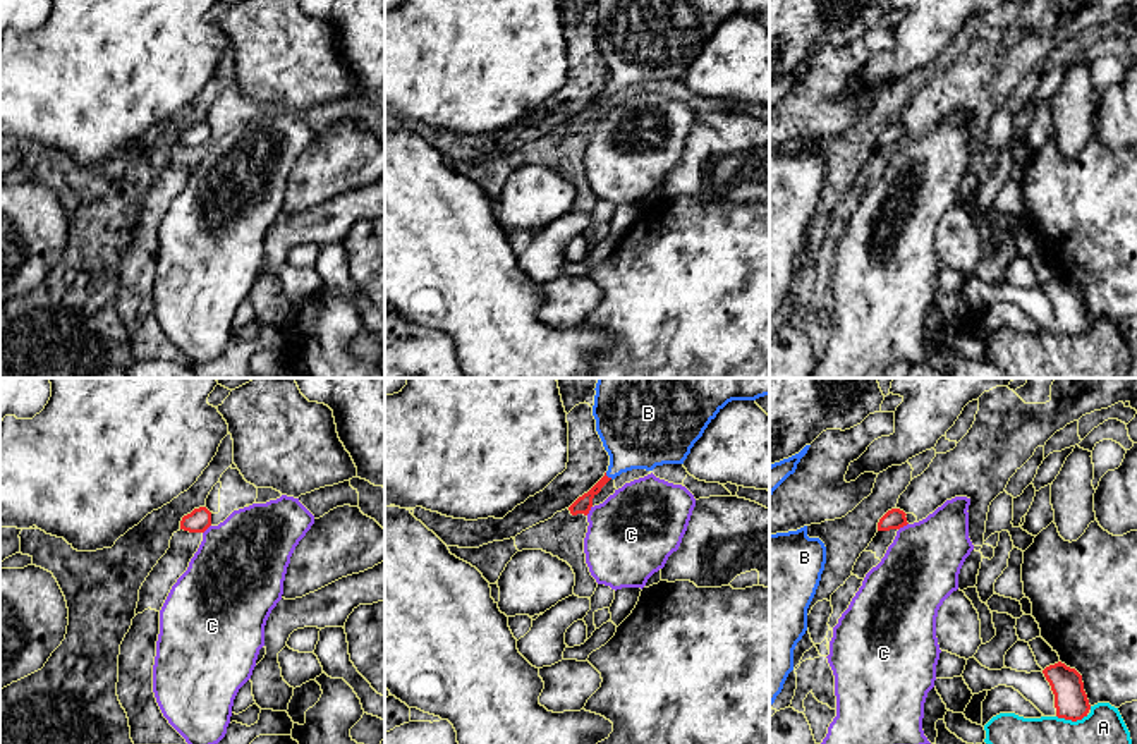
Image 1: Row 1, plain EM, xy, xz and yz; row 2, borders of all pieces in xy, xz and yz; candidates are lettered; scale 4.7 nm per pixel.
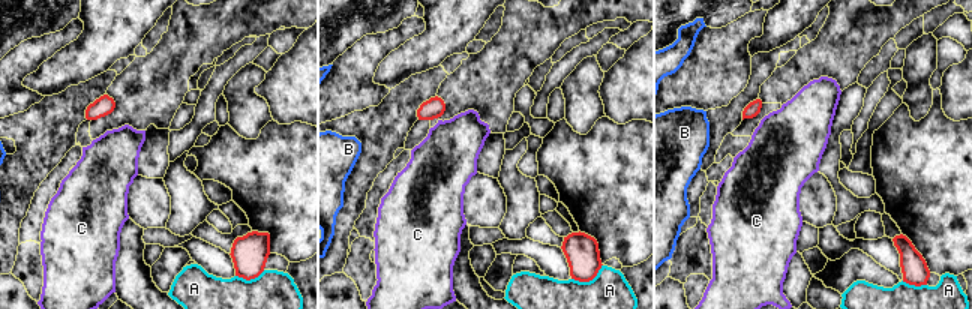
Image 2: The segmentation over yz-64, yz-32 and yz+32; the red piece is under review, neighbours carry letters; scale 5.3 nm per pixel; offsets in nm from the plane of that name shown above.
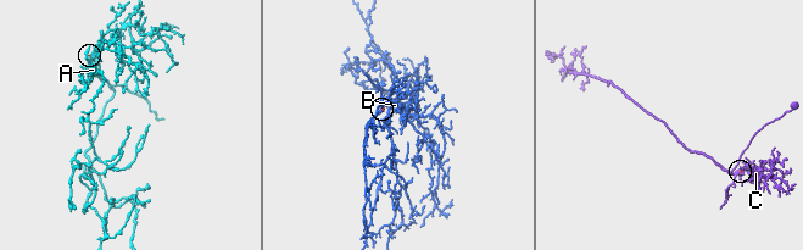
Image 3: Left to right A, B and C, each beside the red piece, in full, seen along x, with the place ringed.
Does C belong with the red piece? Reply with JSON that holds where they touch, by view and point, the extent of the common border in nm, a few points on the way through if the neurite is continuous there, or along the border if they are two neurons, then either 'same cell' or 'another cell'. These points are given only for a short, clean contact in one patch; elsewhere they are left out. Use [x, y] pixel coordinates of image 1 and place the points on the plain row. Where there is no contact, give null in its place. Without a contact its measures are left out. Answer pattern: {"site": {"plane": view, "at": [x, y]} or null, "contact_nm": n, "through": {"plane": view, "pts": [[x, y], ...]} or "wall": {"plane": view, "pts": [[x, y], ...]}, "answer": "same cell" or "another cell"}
{"site": {"plane": "yz", "at": [902, 141]}, "contact_nm": 60, "wall": {"plane": "yz", "pts": [[907, 138], [899, 145]]}, "answer": "another cell"}

